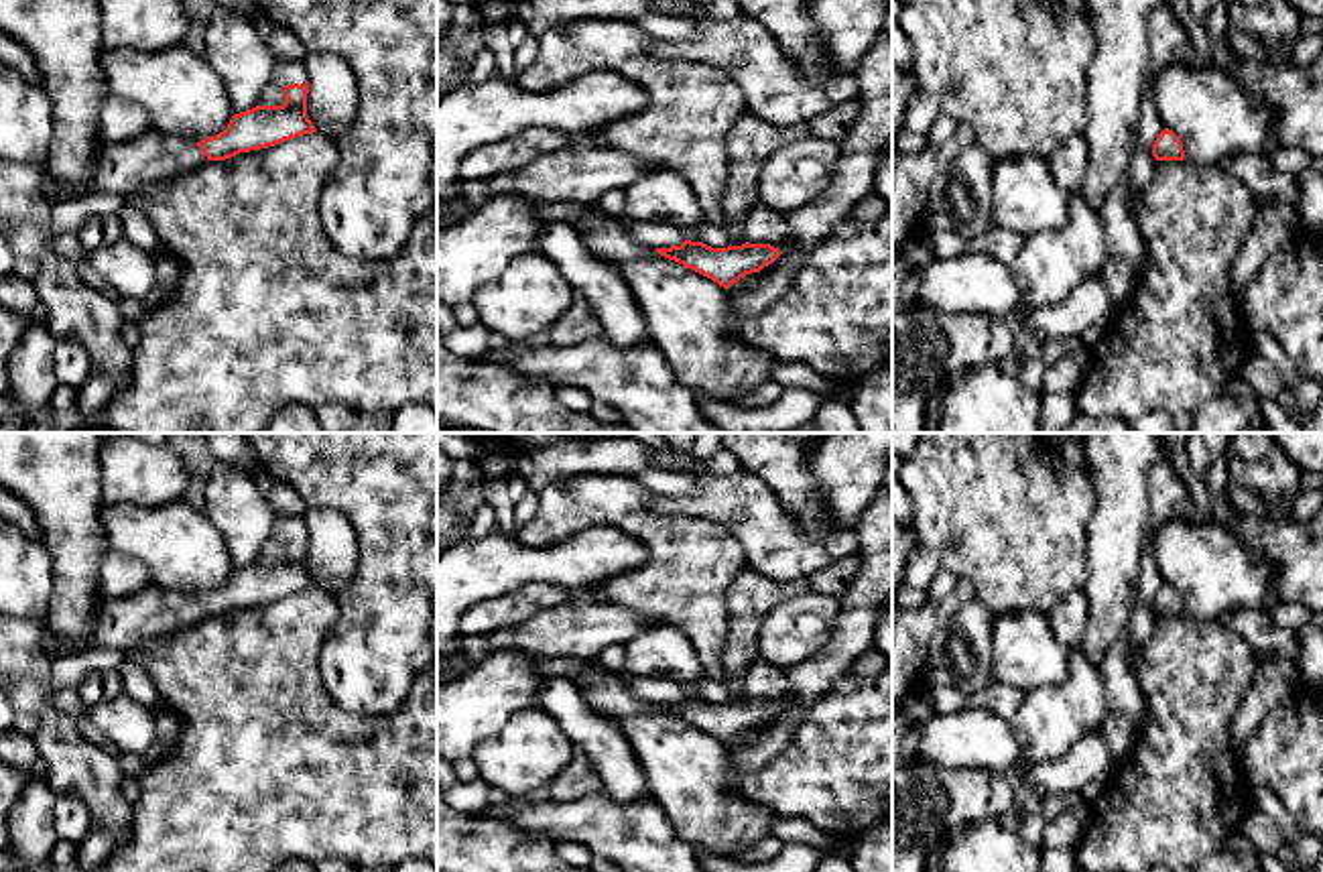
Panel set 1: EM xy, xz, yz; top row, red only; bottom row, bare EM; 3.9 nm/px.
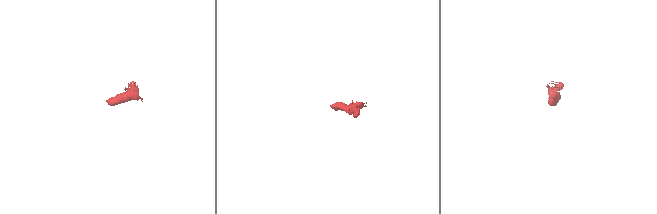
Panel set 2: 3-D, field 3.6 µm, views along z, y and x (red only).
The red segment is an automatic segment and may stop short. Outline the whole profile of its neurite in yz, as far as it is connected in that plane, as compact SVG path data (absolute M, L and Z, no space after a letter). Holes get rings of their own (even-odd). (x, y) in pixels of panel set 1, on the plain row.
M1164 583L1152 600L1152 612L1156 616L1183 616L1183 598L1173 585Z

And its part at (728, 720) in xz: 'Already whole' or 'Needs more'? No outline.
Needs more

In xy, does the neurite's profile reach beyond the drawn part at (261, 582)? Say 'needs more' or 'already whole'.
needs more

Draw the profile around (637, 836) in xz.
M600 789L565 803L518 805L510 799L502 805L488 805L482 815L508 821L553 844L583 844L593 856L616 862L622 872L705 872L695 856L695 848L675 833L667 813L652 797L620 803L606 789Z

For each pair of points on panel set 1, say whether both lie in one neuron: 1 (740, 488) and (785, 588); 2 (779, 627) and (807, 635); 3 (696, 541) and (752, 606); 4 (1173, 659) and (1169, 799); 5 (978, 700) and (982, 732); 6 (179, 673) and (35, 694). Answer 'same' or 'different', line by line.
1: different
2: same
3: different
4: same
5: different
6: different

